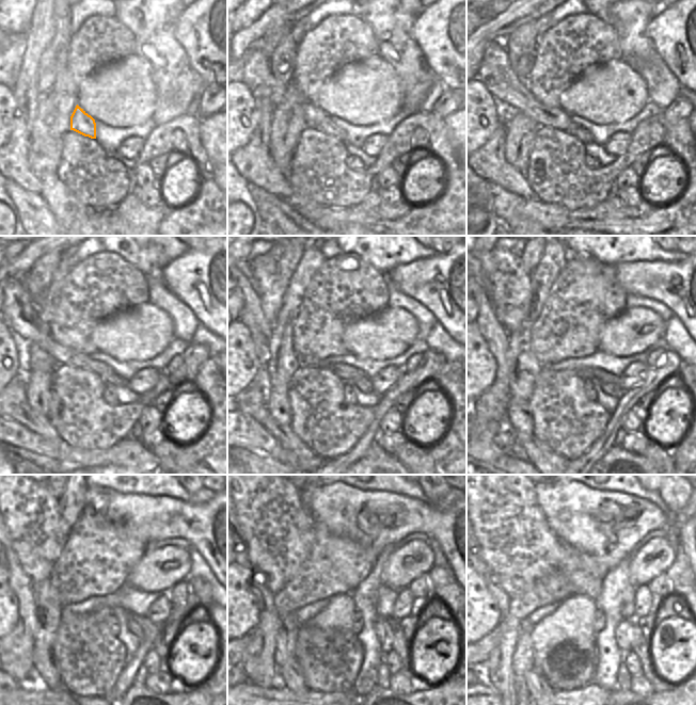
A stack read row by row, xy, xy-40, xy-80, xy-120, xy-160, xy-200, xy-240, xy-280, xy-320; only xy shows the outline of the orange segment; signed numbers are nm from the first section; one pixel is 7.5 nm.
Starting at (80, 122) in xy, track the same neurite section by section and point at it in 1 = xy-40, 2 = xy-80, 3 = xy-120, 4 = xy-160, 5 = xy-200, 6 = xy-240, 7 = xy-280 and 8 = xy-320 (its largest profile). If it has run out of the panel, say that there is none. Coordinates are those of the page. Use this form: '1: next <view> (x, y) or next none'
1: next xy-40 (327, 126)
2: next xy-80 (581, 133)
3: next xy-120 (115, 380)
4: next xy-160 (364, 382)
5: next xy-200 (610, 383)
6: next xy-240 (141, 626)
7: next xy-280 (384, 628)
8: next xy-320 (628, 634)

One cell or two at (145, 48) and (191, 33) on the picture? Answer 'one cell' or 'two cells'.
two cells

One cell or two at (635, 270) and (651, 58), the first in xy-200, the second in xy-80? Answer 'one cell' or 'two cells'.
two cells

